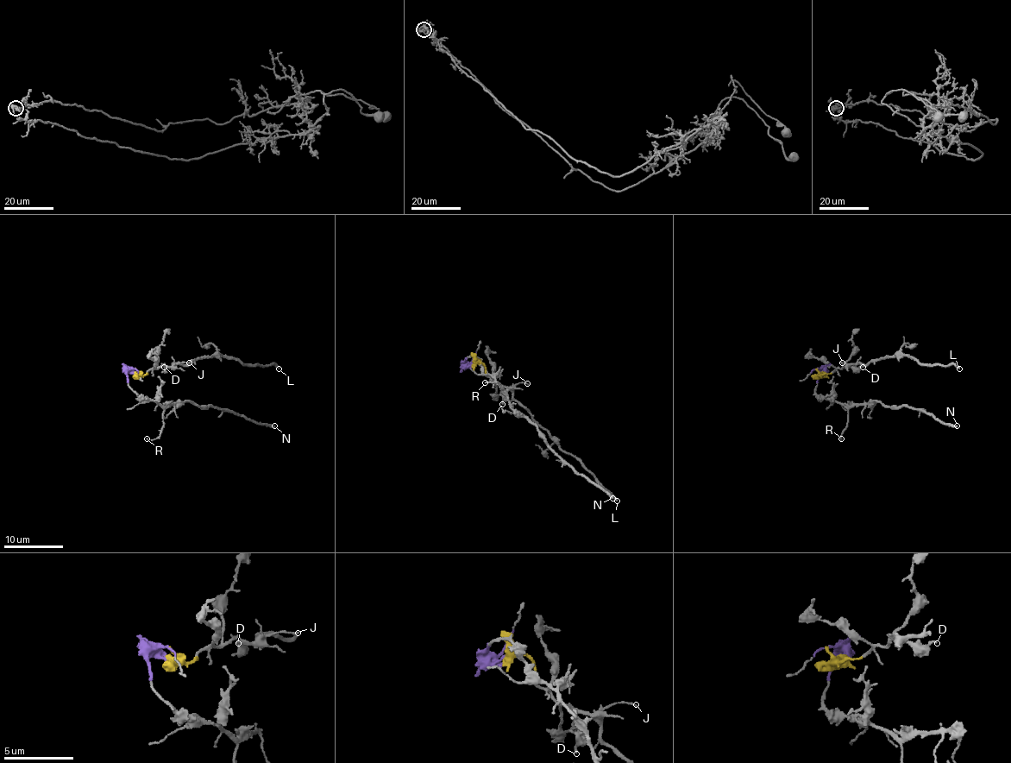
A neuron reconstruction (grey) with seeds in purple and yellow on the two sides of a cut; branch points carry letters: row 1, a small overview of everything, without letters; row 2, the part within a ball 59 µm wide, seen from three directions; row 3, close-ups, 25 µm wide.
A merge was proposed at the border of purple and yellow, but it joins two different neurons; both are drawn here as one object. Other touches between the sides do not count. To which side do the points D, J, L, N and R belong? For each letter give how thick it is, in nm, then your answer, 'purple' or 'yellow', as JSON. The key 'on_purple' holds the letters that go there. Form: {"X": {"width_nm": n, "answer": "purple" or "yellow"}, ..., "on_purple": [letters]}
{"D": {"width_nm": 180, "answer": "yellow"}, "J": {"width_nm": 110, "answer": "yellow"}, "L": {"width_nm": 240, "answer": "yellow"}, "N": {"width_nm": 240, "answer": "purple"}, "R": {"width_nm": 100, "answer": "purple"}, "on_purple": ["N", "R"]}

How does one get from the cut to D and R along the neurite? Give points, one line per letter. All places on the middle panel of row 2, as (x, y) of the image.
D: (472, 364), (480, 363), (485, 368), (485, 374), (501, 387), (505, 394), (503, 404)
R: (472, 364), (465, 360), (474, 356), (501, 388), (497, 382), (485, 382)

